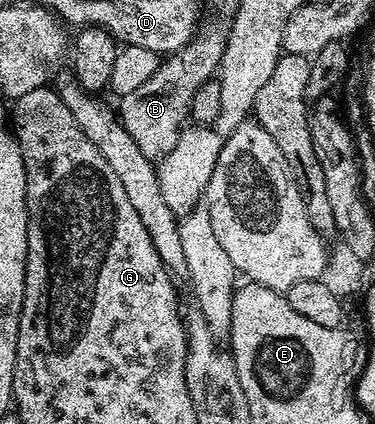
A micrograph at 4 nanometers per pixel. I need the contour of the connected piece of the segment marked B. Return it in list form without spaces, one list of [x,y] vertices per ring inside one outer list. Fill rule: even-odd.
[[[209,20],[205,24],[204,21],[193,33],[189,44],[176,54],[166,55],[155,74],[151,74],[151,78],[147,78],[139,90],[131,90],[131,94],[120,97],[119,115],[123,126],[127,134],[135,138],[135,146],[139,146],[148,160],[160,161],[175,146],[186,123],[184,120],[190,119],[195,90],[214,79],[215,73],[222,67],[228,34],[228,23],[216,24]]]

